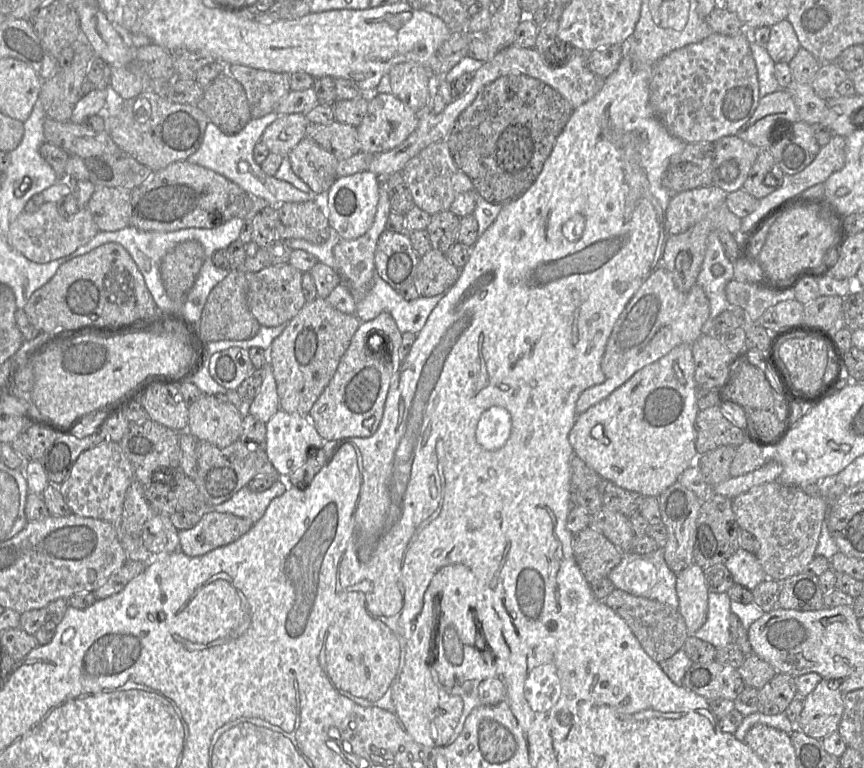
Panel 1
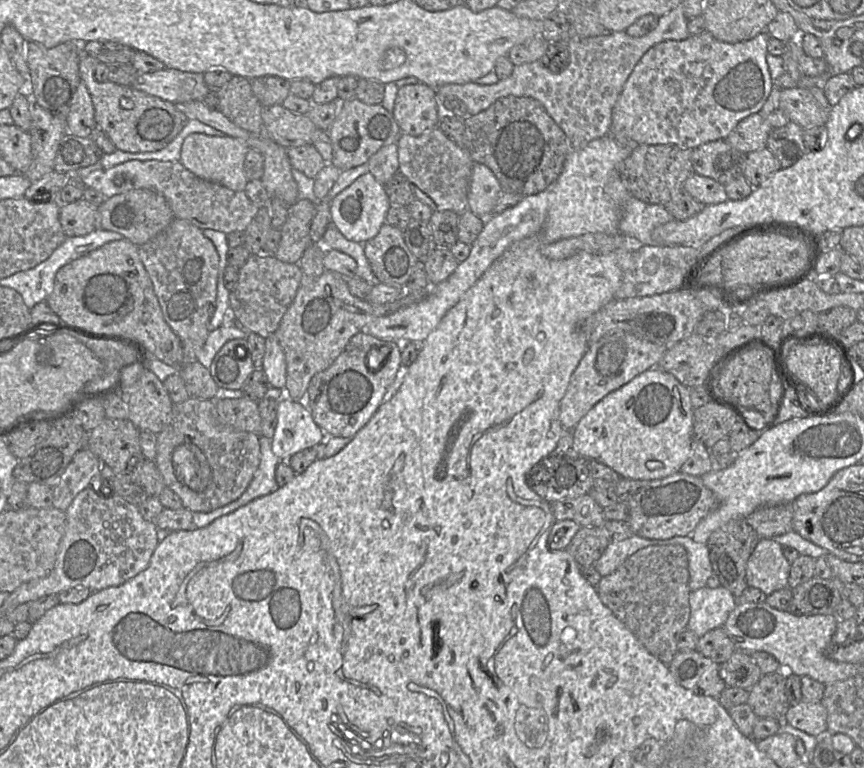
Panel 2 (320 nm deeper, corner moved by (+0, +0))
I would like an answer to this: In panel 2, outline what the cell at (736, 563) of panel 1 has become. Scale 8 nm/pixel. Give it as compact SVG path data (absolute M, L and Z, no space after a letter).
M760 538L747 563L747 584L770 595L788 586L790 565L778 542Z

